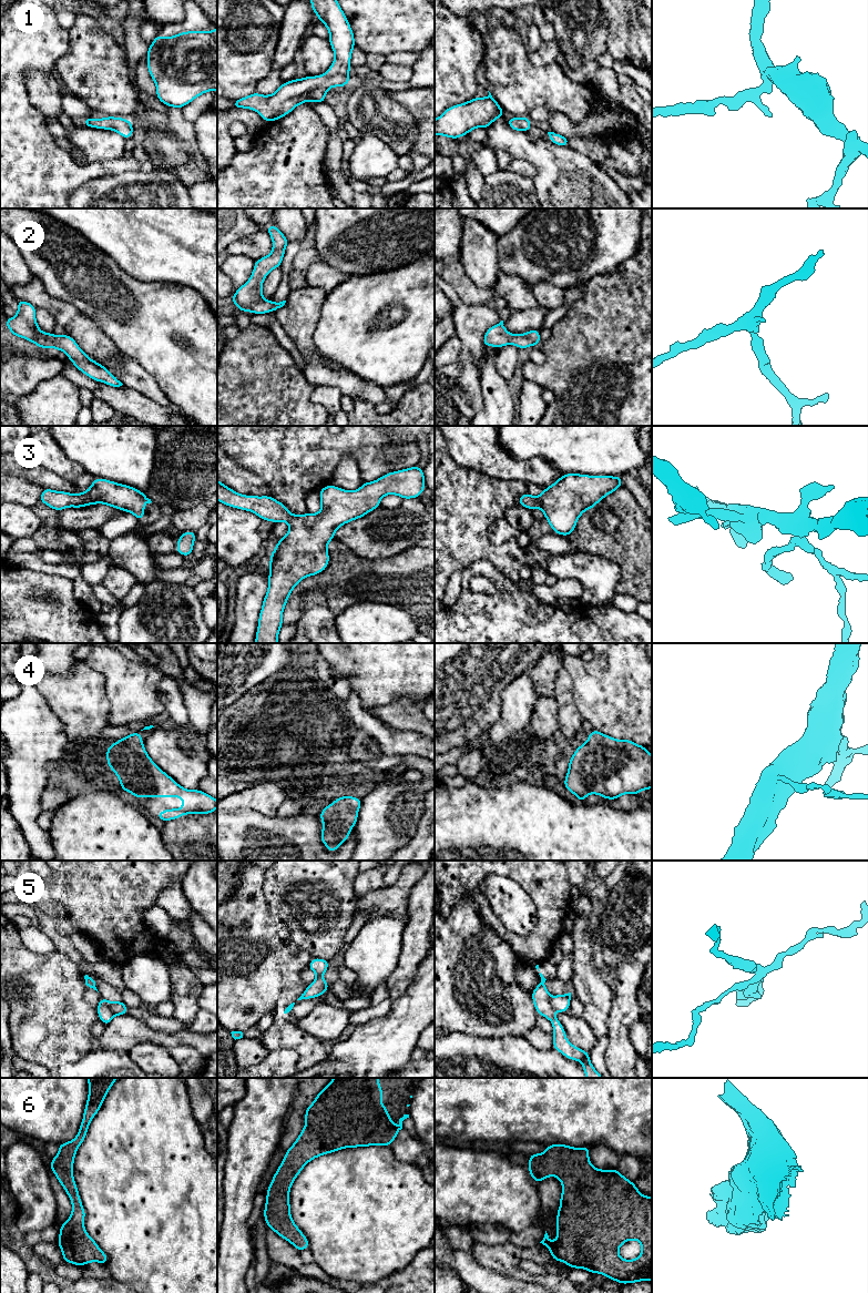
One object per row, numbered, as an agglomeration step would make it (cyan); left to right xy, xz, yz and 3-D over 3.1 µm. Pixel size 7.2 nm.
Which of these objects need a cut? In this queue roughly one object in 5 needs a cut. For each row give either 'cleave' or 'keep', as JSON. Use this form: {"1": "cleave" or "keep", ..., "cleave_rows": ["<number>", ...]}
{"1": "keep", "2": "keep", "3": "keep", "4": "keep", "5": "cleave", "6": "keep", "cleave_rows": ["5"]}

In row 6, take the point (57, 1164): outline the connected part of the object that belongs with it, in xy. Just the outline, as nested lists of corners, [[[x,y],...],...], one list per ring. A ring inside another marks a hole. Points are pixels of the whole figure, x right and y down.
[[[88,1078],[89,1096],[76,1137],[59,1144],[59,1153],[52,1158],[50,1168],[72,1202],[70,1218],[60,1225],[58,1244],[64,1262],[83,1266],[89,1262],[106,1264],[106,1254],[84,1229],[85,1211],[73,1178],[73,1162],[76,1151],[86,1137],[91,1120],[100,1110],[104,1098],[118,1078]]]

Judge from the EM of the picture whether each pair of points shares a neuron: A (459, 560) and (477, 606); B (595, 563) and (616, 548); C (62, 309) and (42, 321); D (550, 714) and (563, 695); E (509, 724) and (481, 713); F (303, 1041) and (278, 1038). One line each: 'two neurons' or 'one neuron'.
A: two neurons
B: two neurons
C: two neurons
D: two neurons
E: two neurons
F: one neuron

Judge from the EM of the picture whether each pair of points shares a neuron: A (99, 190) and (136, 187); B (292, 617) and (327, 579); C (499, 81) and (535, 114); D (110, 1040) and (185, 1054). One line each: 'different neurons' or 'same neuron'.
A: same neuron
B: same neuron
C: different neurons
D: different neurons

